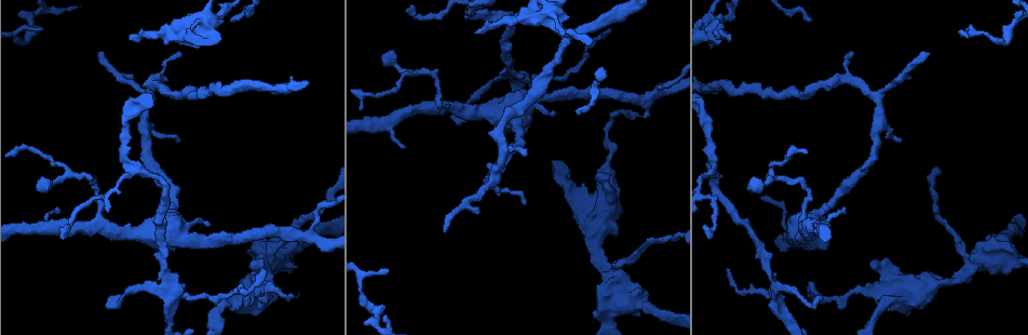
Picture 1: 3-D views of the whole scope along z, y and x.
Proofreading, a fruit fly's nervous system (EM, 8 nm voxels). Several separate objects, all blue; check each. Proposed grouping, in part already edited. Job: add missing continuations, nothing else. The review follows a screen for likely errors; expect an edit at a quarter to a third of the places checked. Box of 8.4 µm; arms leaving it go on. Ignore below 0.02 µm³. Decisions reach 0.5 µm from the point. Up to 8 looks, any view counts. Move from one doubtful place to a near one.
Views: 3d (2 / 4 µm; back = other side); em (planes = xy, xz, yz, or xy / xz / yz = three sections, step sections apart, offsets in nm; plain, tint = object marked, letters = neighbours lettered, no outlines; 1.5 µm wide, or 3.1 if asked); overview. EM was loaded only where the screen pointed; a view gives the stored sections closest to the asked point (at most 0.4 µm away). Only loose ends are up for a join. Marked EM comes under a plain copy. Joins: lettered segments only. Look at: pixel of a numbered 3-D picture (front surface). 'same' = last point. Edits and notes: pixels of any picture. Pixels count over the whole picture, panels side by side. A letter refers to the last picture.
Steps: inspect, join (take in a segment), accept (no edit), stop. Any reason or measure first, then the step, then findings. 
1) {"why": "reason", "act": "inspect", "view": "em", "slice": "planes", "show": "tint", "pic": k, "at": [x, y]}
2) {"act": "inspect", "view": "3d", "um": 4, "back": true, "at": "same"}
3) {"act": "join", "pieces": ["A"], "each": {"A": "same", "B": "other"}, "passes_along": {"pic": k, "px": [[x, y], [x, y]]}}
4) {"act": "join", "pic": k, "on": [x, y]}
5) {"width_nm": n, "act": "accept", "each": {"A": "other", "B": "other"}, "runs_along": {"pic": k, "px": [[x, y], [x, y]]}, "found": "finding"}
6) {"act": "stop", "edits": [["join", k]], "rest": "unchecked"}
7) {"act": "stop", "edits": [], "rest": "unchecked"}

{"why": "free end", "act": "inspect", "view": "em", "slice": "planes", "show": "letters", "pic": 1, "at": [210, 223]}

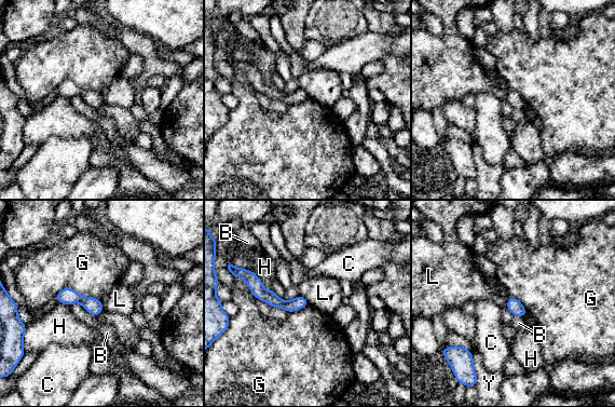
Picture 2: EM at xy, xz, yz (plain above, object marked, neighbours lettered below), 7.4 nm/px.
{"act": "accept", "each": {"B": "other", "C": "other", "G": "other", "H": "other", "L": "other", "Y": "other"}, "border": {"pic": 2, "px": [[300, 295], [309, 303]]}, "found": "no lettered segment goes on from it"}

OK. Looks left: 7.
{"why": "long arm stops here", "act": "inspect", "view": "em", "slice": "planes", "show": "tint", "pic": 1, "at": [638, 116]}

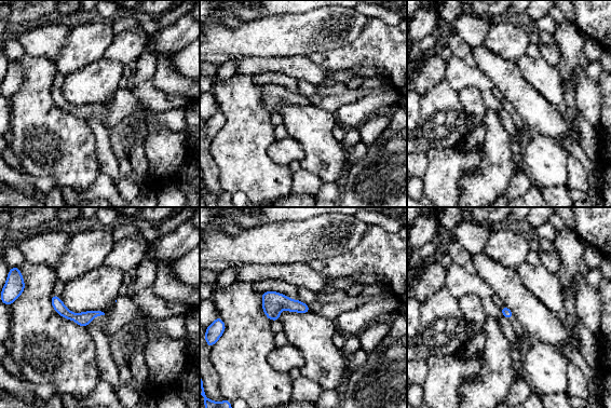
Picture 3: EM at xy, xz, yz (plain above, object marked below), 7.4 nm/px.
{"why": "see the neighbours", "act": "inspect", "view": "em", "slice": "planes", "show": "letters", "at": "same"}

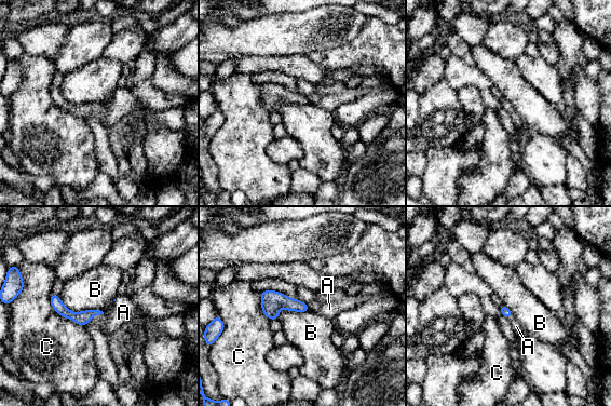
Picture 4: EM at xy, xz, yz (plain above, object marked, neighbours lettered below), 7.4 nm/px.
{"longest_contact_nm": ["C", 360], "act": "join", "pieces": ["A"], "each": {"A": "same", "B": "other", "C": "other"}, "passes_along": {"pic": 4, "px": [[82, 317], [95, 314], [123, 312]]}, "found": "it goes on there"}

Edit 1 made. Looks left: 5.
{"why": "thin end", "act": "inspect", "view": "3d", "um": 4, "pic": 1, "at": [900, 140]}

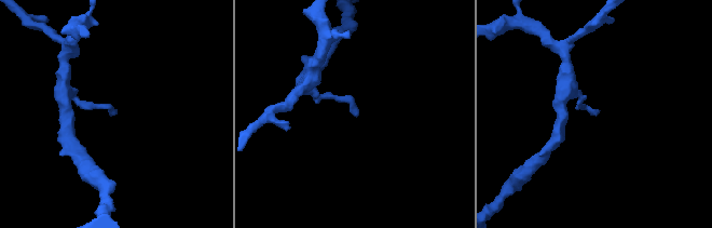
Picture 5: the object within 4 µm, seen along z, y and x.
{"act": "inspect", "view": "em", "slice": "xy", "step": 8, "show": "tint", "pic": 5, "at": [598, 110]}

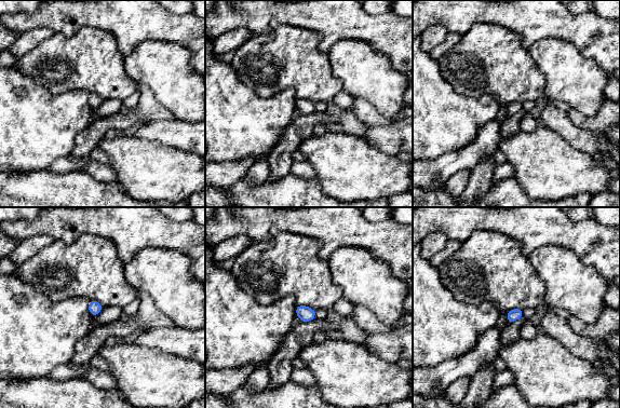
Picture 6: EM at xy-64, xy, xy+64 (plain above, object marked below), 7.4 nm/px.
{"why": "see the neighbours", "act": "inspect", "view": "em", "slice": "xy", "step": 8, "show": "letters", "at": "same"}

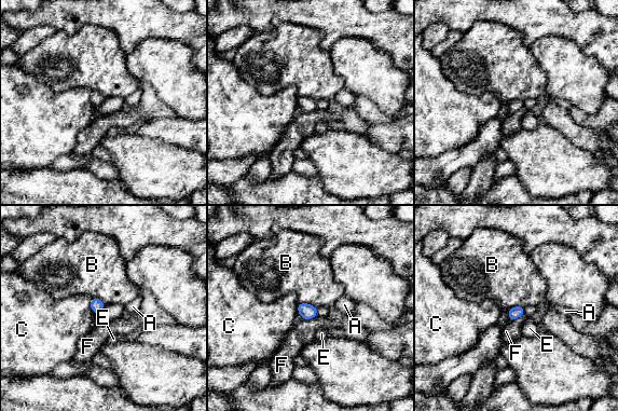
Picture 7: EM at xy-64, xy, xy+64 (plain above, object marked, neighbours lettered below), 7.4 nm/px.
{"width_nm": 90, "act": "accept", "each": {"A": "other", "B": "other", "C": "other", "E": "other", "F": "other"}, "border": {"pic": 7, "px": [[298, 303], [311, 303], [316, 307]]}, "found": "no lettered segment goes on from it"}

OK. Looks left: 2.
{"act": "stop", "edits": [["join", 4]], "rest": "unchecked"}

